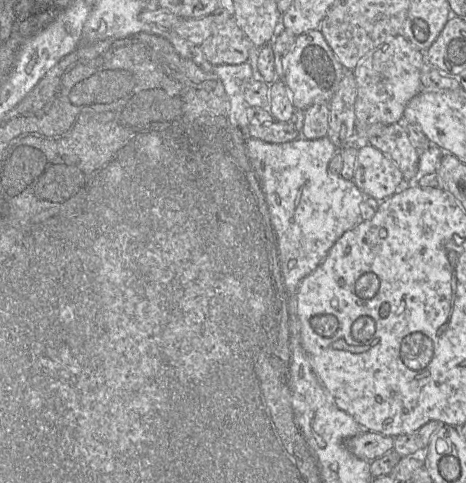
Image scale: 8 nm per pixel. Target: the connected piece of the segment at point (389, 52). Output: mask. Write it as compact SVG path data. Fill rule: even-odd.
M402 34L387 38L364 56L353 70L357 97L355 102L356 143L367 141L367 130L375 124L394 124L403 121L410 100L422 90L420 74L424 54Z

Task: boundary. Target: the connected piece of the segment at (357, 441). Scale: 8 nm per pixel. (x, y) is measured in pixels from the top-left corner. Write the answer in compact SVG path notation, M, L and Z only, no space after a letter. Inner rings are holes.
M361 431L344 441L344 446L356 457L373 461L376 458L393 451L394 437L372 431Z

